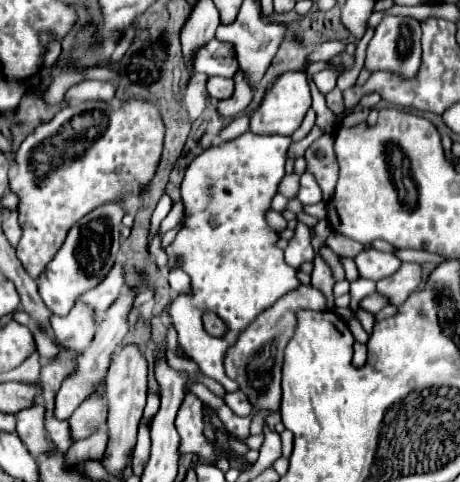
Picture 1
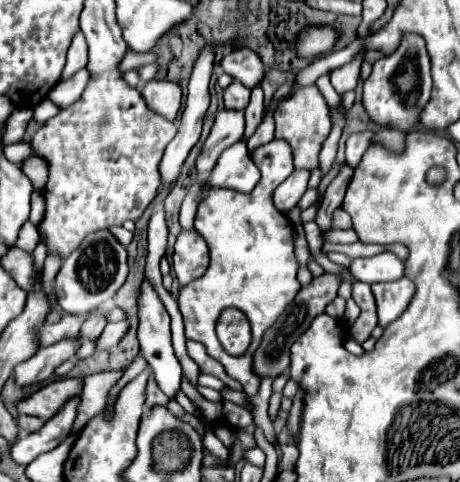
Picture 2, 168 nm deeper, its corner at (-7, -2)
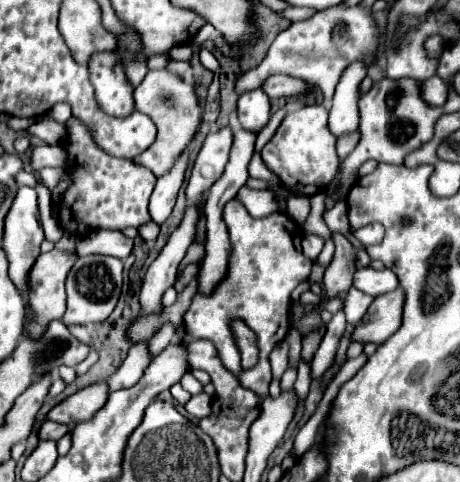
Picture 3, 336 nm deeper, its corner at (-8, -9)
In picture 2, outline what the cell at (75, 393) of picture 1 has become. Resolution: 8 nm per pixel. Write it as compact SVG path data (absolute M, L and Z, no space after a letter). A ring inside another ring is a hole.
M81 395L67 399L65 405L59 409L59 413L47 419L39 431L21 437L17 443L11 445L9 447L11 459L21 465L29 465L37 455L55 449L71 433L79 403L81 403Z

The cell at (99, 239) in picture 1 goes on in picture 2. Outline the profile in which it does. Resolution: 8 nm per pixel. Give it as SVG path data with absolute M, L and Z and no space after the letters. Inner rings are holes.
M109 229L87 235L81 245L65 259L55 277L55 297L59 307L71 315L87 315L111 299L127 277L127 251Z

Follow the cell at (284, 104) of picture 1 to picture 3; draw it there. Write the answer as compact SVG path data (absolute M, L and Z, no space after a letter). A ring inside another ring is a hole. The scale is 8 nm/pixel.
M310 104L286 114L272 140L262 148L262 160L290 190L296 190L296 184L308 194L324 190L338 170L336 138L328 132L328 110L322 104Z

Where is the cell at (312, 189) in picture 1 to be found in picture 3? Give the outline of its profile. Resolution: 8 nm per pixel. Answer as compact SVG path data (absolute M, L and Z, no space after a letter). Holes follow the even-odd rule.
M330 6L314 16L292 22L284 32L276 36L272 46L268 48L266 58L260 62L258 68L242 74L236 82L236 92L242 94L244 90L262 88L268 76L272 74L286 74L294 78L306 78L310 84L316 84L324 94L324 106L330 108L334 88L342 76L342 72L352 62L364 62L370 66L376 60L378 52L378 26L374 22L372 10L368 6Z

